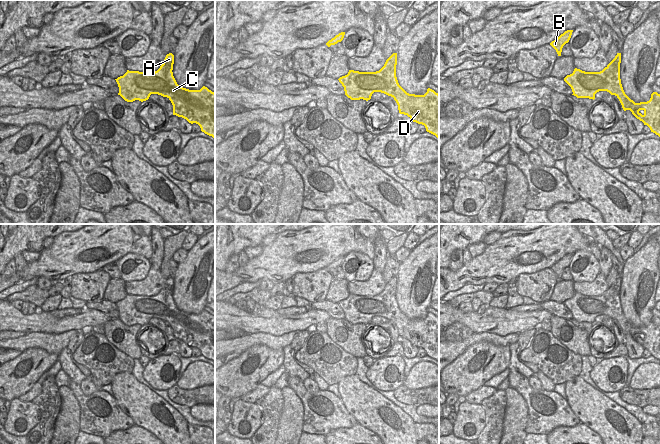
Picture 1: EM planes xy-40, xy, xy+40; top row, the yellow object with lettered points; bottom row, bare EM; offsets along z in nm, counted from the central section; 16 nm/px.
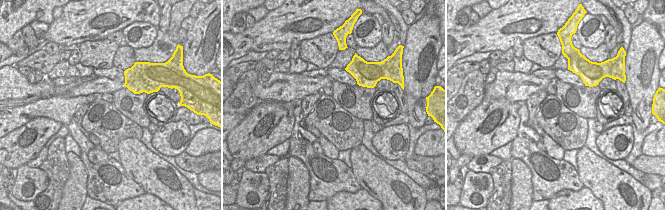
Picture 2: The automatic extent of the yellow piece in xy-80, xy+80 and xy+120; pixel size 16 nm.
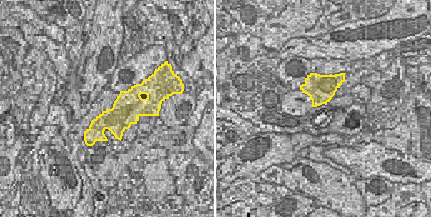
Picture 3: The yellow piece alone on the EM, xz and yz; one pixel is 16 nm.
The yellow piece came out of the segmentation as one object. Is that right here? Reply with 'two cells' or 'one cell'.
one cell

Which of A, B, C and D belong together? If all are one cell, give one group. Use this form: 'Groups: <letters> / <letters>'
Groups: A B C D.

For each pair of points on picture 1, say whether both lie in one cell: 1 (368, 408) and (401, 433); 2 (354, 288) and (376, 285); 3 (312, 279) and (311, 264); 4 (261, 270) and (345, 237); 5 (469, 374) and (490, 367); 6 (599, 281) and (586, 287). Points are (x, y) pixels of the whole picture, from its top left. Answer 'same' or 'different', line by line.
1: same
2: same
3: different
4: same
5: same
6: same

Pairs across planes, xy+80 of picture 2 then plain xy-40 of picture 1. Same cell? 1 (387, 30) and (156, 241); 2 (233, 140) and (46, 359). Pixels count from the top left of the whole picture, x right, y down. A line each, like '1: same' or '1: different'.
1: same
2: same

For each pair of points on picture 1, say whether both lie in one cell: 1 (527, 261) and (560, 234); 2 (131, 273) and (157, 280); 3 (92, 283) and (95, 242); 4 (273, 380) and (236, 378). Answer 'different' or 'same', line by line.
1: same
2: different
3: different
4: different

